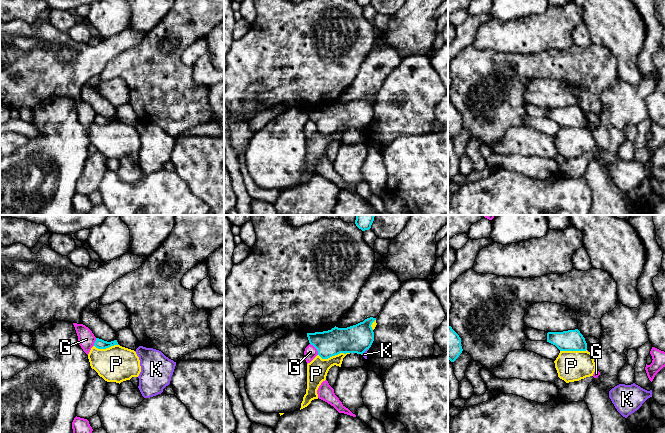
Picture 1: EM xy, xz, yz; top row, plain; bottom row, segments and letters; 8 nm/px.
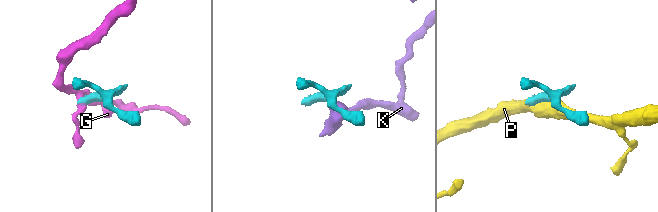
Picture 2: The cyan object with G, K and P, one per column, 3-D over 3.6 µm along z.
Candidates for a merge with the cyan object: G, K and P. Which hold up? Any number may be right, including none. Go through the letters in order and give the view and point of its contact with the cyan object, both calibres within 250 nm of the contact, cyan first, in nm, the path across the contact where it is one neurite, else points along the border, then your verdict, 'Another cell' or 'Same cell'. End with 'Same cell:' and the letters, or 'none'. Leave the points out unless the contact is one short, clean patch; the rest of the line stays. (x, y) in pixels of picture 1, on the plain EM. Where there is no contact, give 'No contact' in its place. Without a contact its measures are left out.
G: Touches cyan at xz (316, 124). Thickness 220 nm (cyan) against 100 nm. Boundary: xz (310, 119), (318, 130). Another cell
K: Touches cyan at xz (364, 127). Thickness 220 nm (cyan) against 40 nm. Boundary: xz (368, 124), (361, 130). Another cell
P: Touches cyan at xz (333, 131). Thickness 220 nm (cyan) against 170 nm. Another cell
Same cell: none

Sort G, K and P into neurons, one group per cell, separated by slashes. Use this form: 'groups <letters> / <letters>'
groups G / K / P

